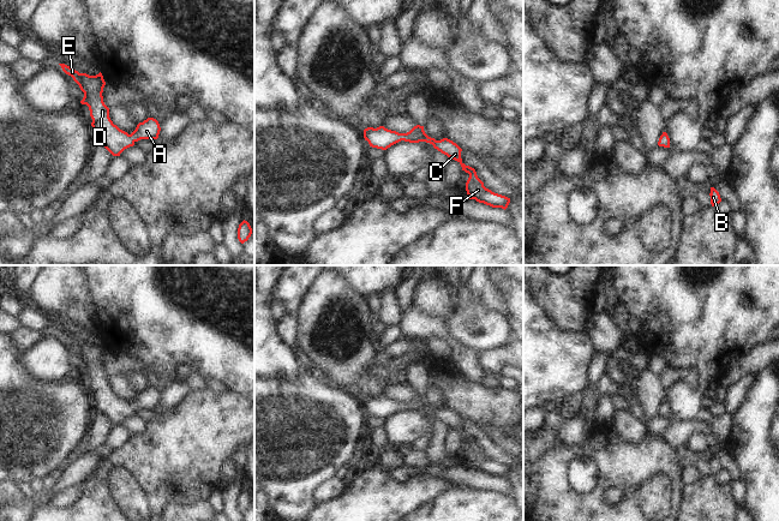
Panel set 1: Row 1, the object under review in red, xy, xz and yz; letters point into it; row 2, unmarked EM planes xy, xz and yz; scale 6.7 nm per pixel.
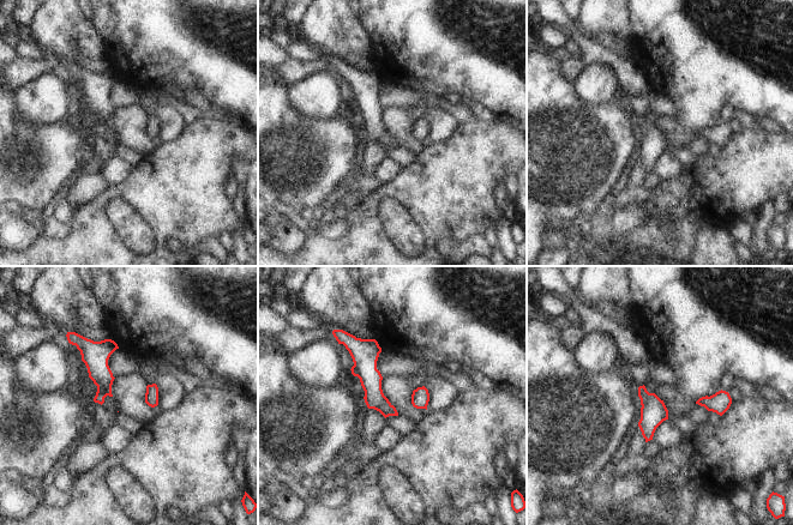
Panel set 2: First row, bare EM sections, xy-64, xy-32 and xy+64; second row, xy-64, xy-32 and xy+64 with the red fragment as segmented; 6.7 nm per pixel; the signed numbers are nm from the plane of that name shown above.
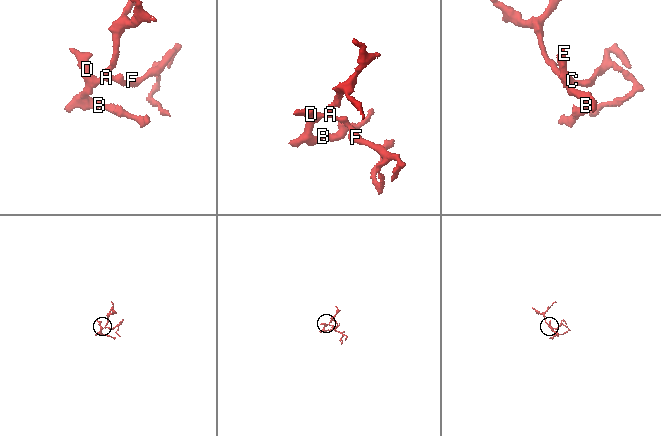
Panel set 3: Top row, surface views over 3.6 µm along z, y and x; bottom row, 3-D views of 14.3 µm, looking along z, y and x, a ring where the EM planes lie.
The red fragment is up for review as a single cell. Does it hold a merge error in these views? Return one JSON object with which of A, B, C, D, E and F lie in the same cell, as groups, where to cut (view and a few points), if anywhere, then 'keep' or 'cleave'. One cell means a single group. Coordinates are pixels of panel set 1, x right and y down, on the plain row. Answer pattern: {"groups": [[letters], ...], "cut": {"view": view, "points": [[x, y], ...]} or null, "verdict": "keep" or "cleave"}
{"groups": [["A", "B", "C", "D", "E", "F"]], "cut": null, "verdict": "keep"}

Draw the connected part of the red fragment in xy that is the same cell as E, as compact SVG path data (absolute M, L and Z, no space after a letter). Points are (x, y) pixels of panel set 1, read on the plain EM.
M65 333L59 334L84 361L80 372L89 376L95 409L102 413L113 425L120 425L125 418L133 415L140 408L152 409L158 407L161 396L154 387L148 387L143 391L139 391L131 403L113 393L109 387L109 377L103 371L102 361L106 351L101 341L96 345L89 345L79 342Z

